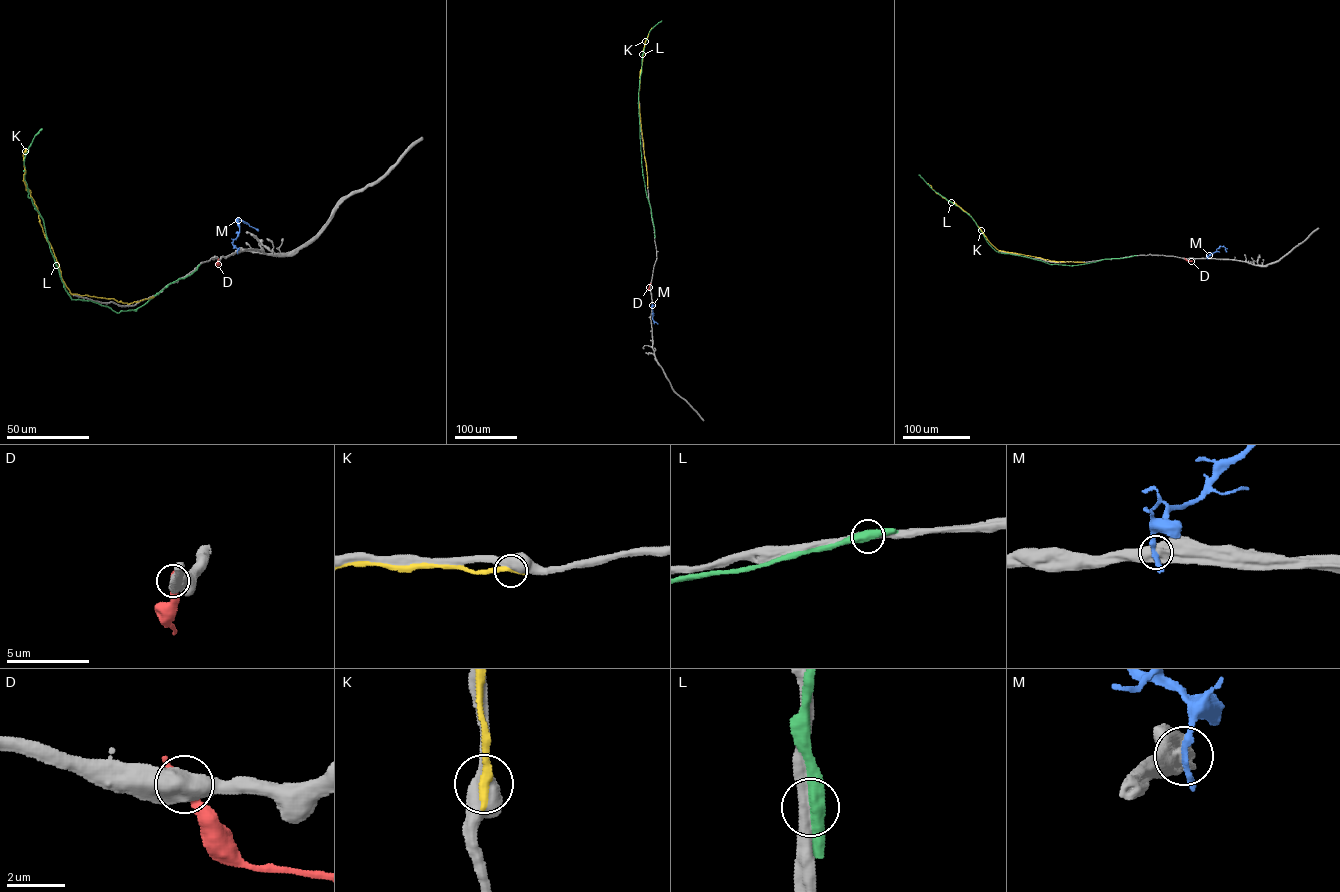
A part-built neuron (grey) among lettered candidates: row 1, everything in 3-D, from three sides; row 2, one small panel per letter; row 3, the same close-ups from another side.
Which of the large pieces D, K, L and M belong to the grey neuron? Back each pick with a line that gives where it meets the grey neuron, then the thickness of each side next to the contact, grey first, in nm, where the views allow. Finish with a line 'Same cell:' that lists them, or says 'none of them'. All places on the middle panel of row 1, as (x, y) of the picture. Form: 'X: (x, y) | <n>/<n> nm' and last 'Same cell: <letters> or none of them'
Same cell: none of them

